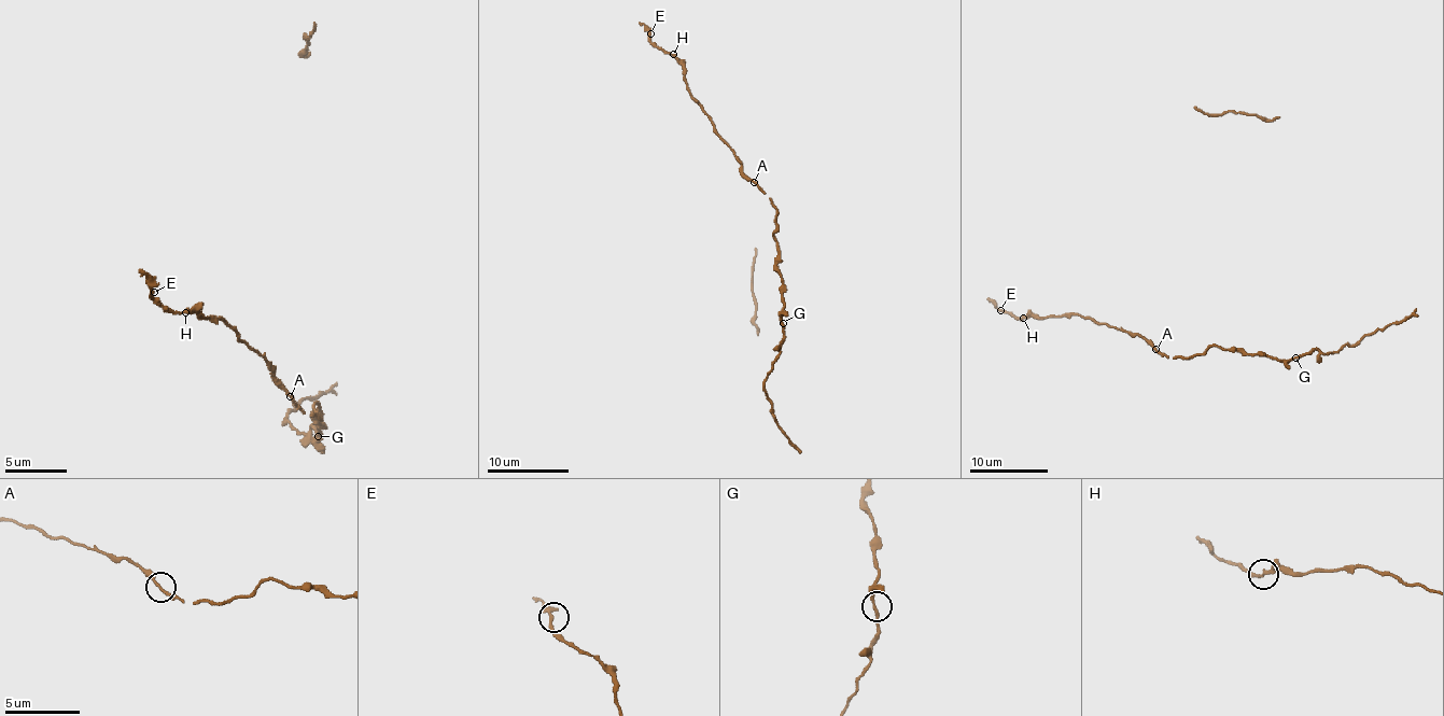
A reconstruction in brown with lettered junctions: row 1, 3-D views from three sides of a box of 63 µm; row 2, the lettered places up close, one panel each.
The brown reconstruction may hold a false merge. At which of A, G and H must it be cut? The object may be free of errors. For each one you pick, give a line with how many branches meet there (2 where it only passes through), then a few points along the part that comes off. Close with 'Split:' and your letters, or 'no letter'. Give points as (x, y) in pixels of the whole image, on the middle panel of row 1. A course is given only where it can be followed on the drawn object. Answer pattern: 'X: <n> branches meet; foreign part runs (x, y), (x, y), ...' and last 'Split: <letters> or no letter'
Split: no letter

